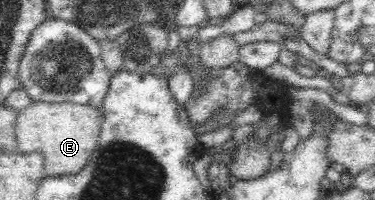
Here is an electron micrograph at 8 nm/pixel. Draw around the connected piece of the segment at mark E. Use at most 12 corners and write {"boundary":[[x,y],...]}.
{"boundary":[[32,101],[17,150],[46,176],[74,174],[96,150],[100,106]]}

